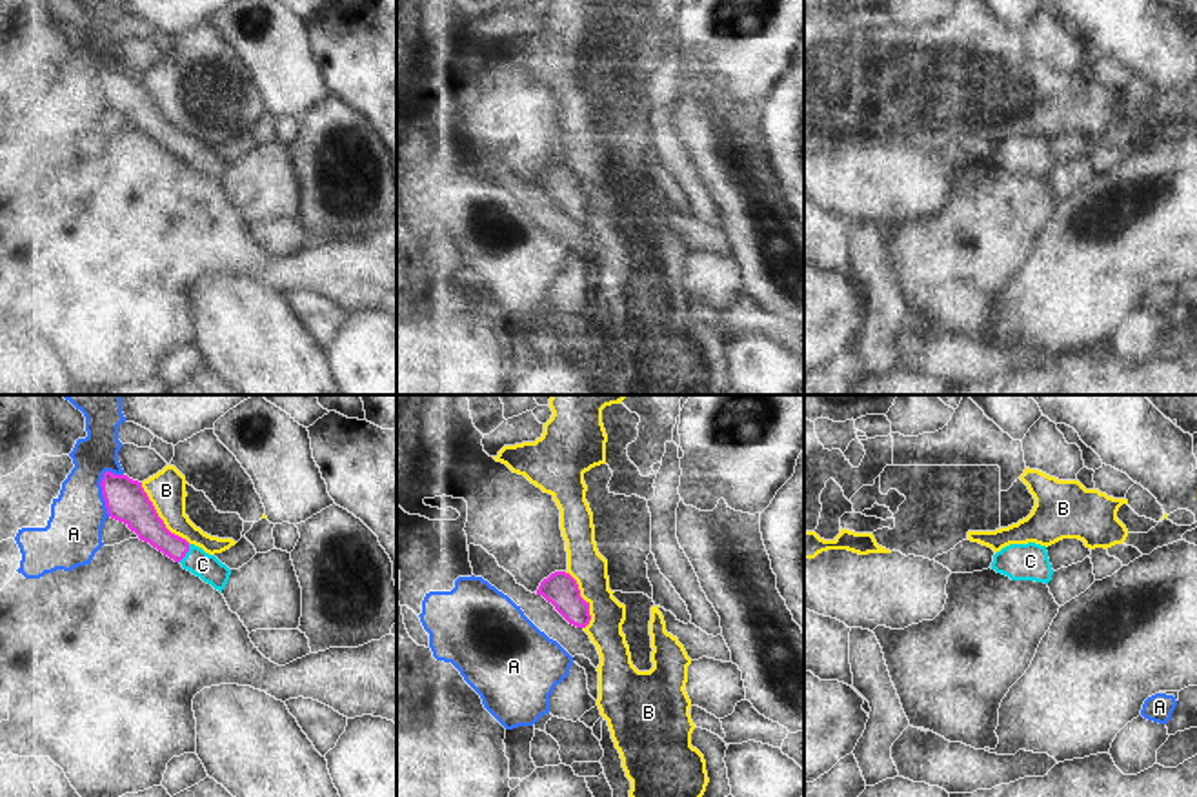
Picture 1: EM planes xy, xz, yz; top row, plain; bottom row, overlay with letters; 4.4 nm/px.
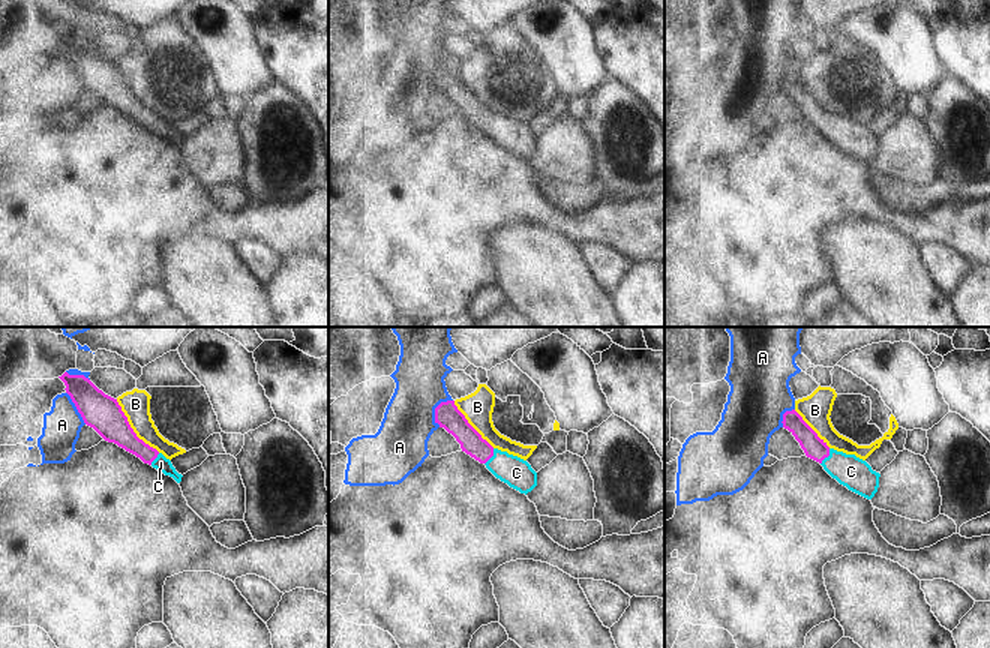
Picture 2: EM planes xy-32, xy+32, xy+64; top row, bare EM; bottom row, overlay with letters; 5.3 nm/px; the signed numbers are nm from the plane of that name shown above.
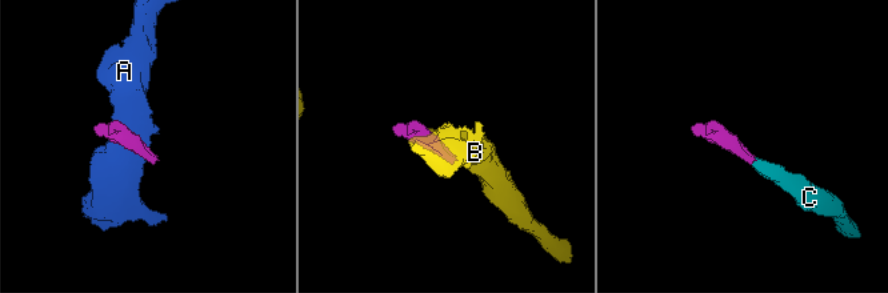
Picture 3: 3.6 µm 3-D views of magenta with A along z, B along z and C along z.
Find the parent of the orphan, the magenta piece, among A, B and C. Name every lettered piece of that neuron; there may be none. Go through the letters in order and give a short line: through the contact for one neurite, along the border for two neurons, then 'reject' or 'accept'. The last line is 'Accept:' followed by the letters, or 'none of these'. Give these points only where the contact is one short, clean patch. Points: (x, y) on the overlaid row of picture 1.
A: line xy (106, 470), (100, 481), (100, 494), (110, 515); reject
B: reject
C: line xy (142, 519), (164, 541), (186, 552), (202, 564); accept
Accept: C

